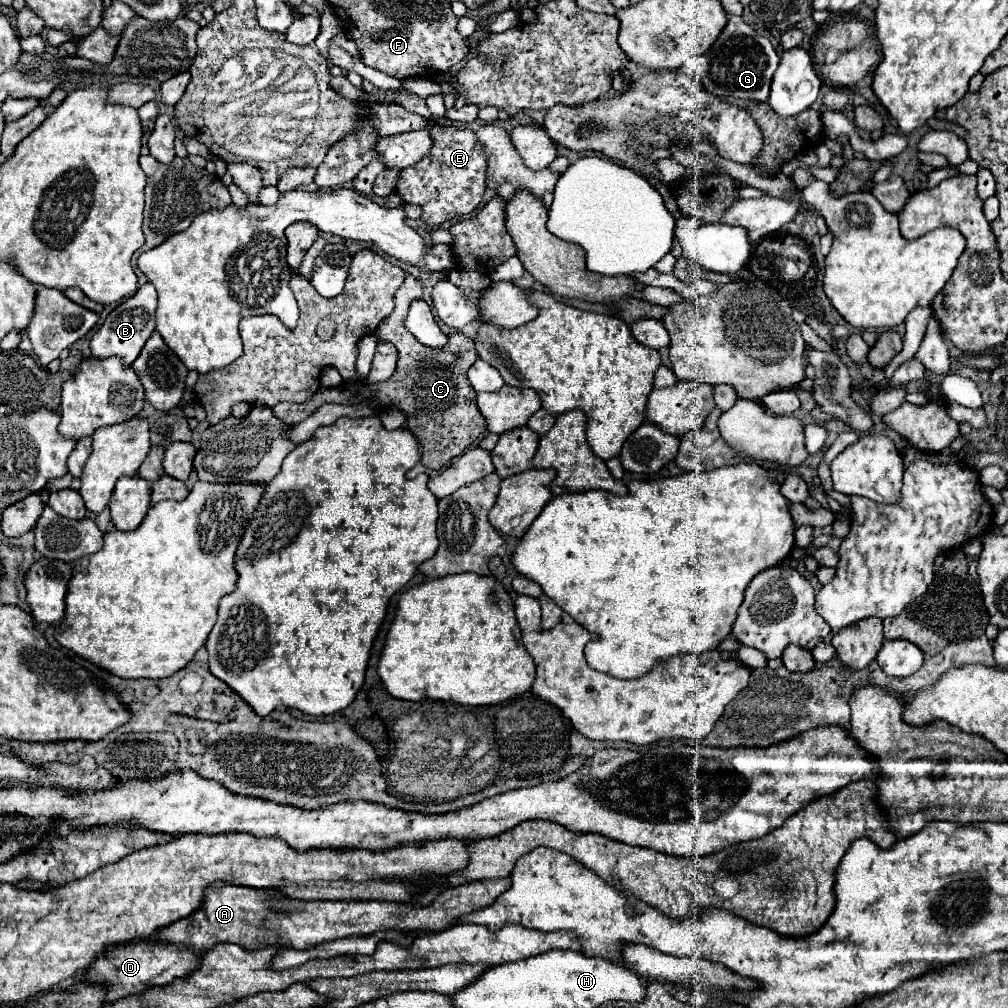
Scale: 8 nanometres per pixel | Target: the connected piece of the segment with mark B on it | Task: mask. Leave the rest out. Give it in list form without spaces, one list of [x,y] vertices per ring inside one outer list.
[[[147,282],[105,318],[105,324],[101,324],[99,330],[91,338],[91,356],[95,360],[119,356],[123,364],[131,366],[137,360],[139,352],[143,350],[147,338],[155,330],[155,308],[157,308],[157,290],[151,282]]]

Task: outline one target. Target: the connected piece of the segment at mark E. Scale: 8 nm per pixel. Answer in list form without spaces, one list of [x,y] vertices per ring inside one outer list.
[[[437,126],[431,130],[431,136],[435,142],[431,154],[425,156],[425,160],[403,170],[397,192],[405,202],[419,204],[423,208],[421,220],[427,224],[443,224],[447,220],[467,216],[479,206],[485,192],[485,154],[475,142],[471,130]]]

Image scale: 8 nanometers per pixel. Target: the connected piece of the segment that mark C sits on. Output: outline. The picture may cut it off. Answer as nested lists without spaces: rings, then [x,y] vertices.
[[[405,274],[405,284],[397,290],[395,296],[395,312],[392,312],[375,331],[378,339],[389,340],[395,344],[399,352],[397,370],[395,374],[385,382],[345,382],[337,388],[321,388],[315,392],[315,396],[309,400],[309,404],[291,404],[281,402],[273,406],[273,416],[283,420],[285,424],[297,424],[305,420],[309,414],[313,414],[323,404],[365,404],[369,402],[375,412],[383,412],[387,408],[397,408],[405,414],[405,426],[407,430],[417,438],[417,444],[421,448],[421,462],[431,470],[441,470],[447,466],[447,462],[459,454],[463,454],[477,438],[485,436],[487,424],[477,408],[477,392],[467,380],[467,370],[475,364],[477,352],[473,346],[473,340],[469,340],[463,334],[451,334],[449,342],[443,348],[429,348],[417,342],[411,332],[405,332],[403,320],[413,300],[421,299],[423,288],[421,282]]]

